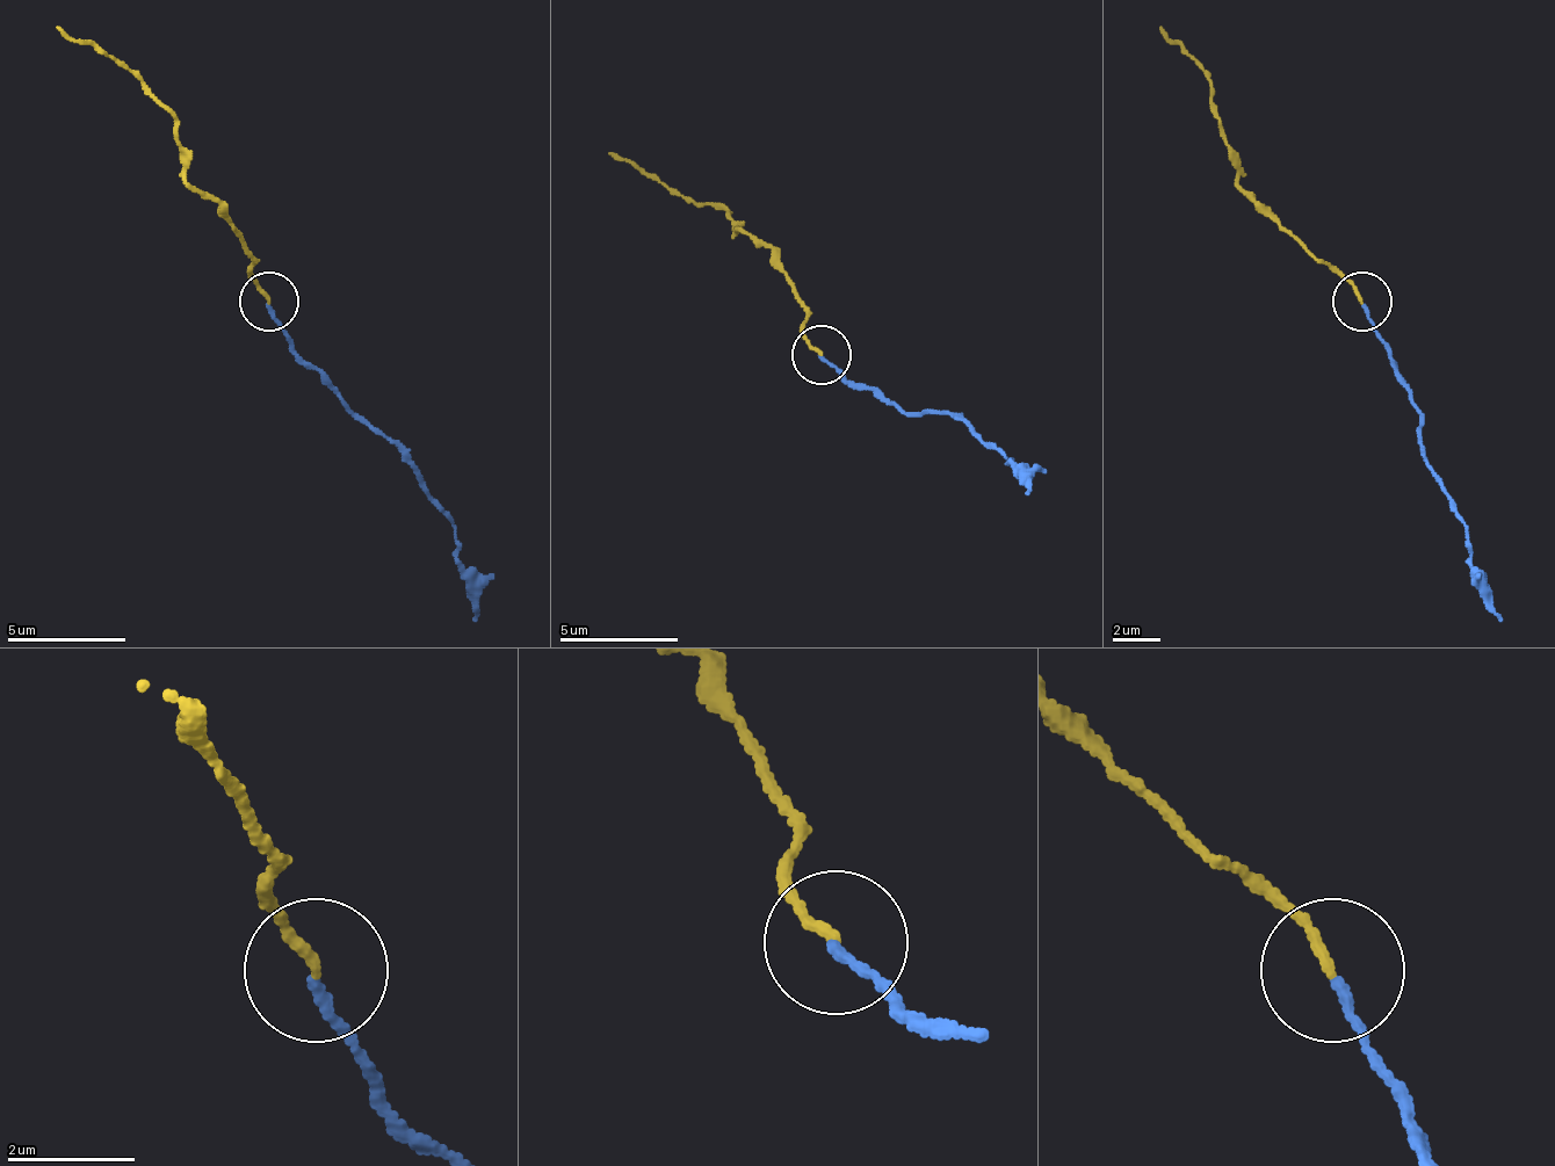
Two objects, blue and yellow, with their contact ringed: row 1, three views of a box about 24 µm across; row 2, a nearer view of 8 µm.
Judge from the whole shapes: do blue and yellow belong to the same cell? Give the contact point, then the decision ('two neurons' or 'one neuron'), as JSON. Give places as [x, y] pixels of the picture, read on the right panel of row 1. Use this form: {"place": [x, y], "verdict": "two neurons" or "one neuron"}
{"place": [1361, 301], "verdict": "one neuron"}

